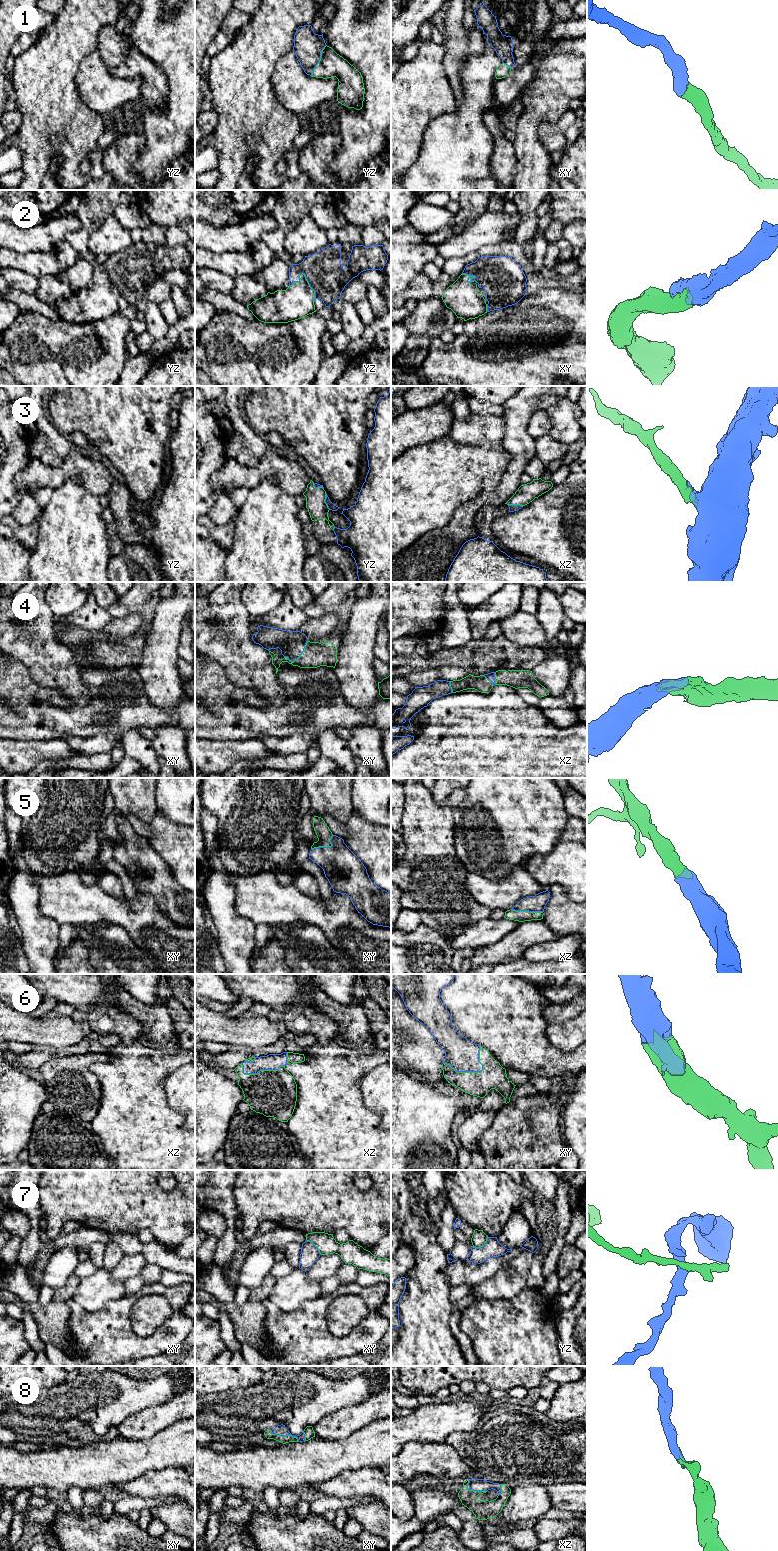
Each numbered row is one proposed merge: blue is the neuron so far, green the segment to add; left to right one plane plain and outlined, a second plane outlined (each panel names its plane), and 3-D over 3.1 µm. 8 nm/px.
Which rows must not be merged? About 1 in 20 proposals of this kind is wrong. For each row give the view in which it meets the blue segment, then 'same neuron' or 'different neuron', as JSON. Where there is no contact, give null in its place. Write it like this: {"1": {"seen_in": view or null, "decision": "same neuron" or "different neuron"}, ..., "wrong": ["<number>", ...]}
{"1": {"seen_in": "yz", "decision": "same neuron"}, "2": {"seen_in": "yz", "decision": "same neuron"}, "3": {"seen_in": "yz", "decision": "same neuron"}, "4": {"seen_in": "xy", "decision": "same neuron"}, "5": {"seen_in": "xz", "decision": "same neuron"}, "6": {"seen_in": "xy", "decision": "same neuron"}, "7": {"seen_in": "yz", "decision": "different neuron"}, "8": {"seen_in": "xy", "decision": "same neuron"}, "wrong": ["7"]}

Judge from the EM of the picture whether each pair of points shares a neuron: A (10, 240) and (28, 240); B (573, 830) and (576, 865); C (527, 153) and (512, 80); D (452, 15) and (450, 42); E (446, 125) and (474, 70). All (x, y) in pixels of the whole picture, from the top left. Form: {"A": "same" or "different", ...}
{"A": "same", "B": "different", "C": "different", "D": "same", "E": "same"}

